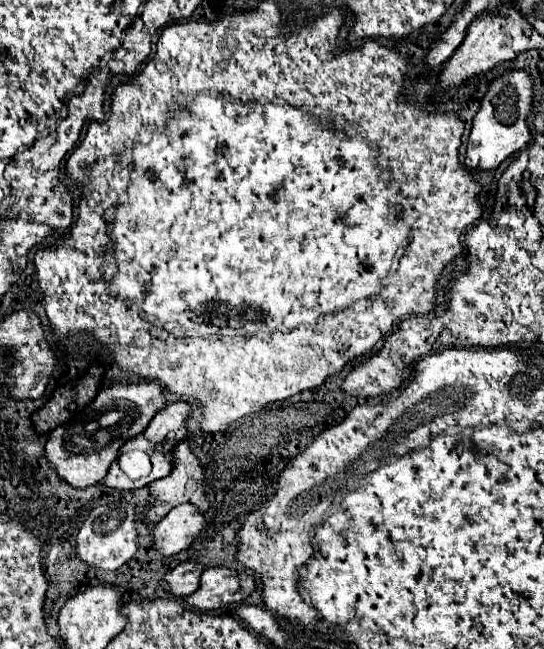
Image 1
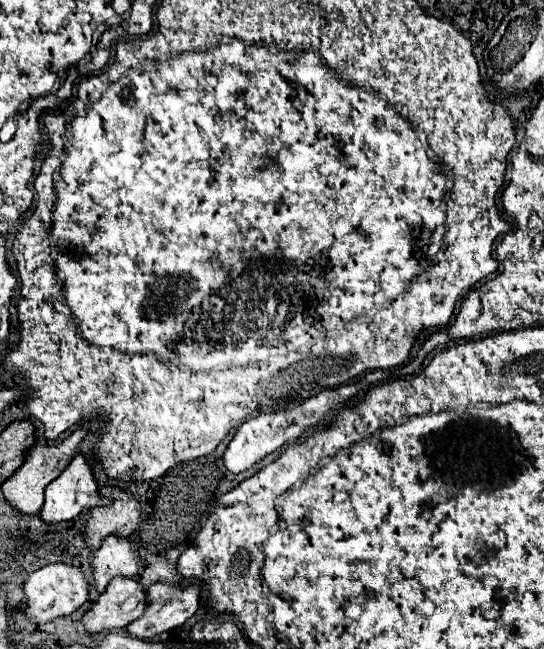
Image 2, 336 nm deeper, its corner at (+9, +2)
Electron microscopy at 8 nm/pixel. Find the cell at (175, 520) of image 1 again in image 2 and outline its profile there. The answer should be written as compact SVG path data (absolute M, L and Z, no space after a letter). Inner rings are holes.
M108 536L94 554L92 566L96 588L102 594L114 576L136 576L140 568L140 556L128 538Z

